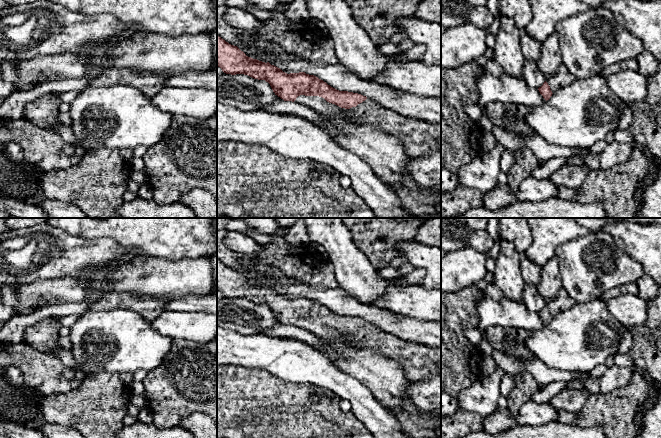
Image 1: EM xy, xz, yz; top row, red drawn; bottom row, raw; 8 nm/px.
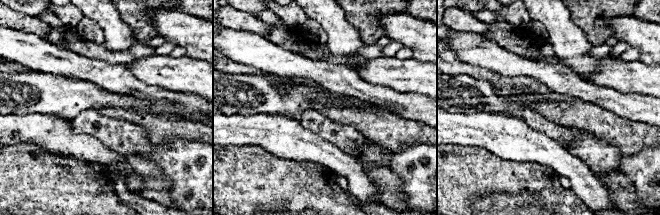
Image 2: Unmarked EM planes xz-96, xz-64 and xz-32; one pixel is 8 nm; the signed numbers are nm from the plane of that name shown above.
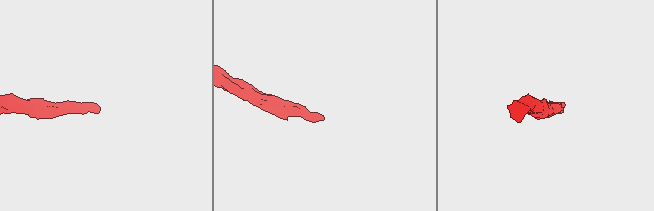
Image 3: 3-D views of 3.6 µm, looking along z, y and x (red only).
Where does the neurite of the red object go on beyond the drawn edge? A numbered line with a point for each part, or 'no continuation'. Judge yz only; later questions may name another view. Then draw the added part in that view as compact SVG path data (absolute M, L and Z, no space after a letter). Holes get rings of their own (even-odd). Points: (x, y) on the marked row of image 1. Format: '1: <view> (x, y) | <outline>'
1: yz (562, 77) | M561 64L558 70L551 76L546 78L546 82L550 86L552 93L557 90L572 84L576 80L566 68L564 64Z

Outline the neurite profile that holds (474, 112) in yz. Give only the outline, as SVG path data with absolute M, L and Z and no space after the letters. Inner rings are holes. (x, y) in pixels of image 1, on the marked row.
M467 105L464 107L464 111L474 122L479 124L483 112L478 105Z

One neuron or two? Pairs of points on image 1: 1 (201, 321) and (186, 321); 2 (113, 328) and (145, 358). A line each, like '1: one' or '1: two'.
1: one
2: one

